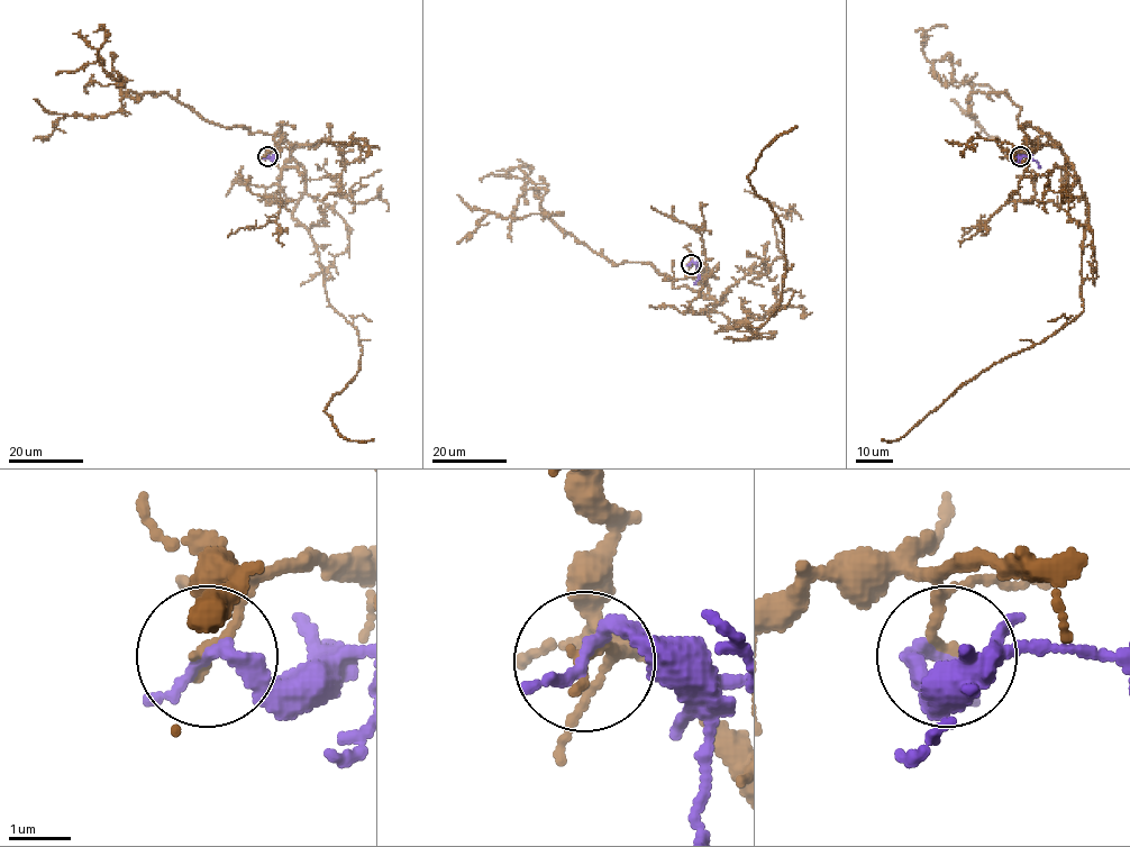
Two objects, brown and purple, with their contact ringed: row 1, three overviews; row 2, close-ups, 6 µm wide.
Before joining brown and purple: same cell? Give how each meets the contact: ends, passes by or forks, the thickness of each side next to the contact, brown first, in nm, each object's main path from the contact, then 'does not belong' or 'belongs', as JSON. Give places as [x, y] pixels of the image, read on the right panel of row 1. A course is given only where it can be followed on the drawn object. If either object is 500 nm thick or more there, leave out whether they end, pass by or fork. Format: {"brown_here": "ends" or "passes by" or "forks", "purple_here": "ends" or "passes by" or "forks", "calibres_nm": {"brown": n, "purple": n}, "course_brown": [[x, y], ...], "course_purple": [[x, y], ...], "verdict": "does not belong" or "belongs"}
{"brown_here": "ends", "purple_here": "passes by", "calibres_nm": {"brown": 180, "purple": 170}, "course_brown": [[1019, 156], [1046, 135], [1074, 170], [1086, 199], [1083, 310], [1039, 343], [960, 385], [903, 436], [881, 439]], "course_purple": [[1019, 156], [1028, 156], [1040, 167]], "verdict": "does not belong"}

